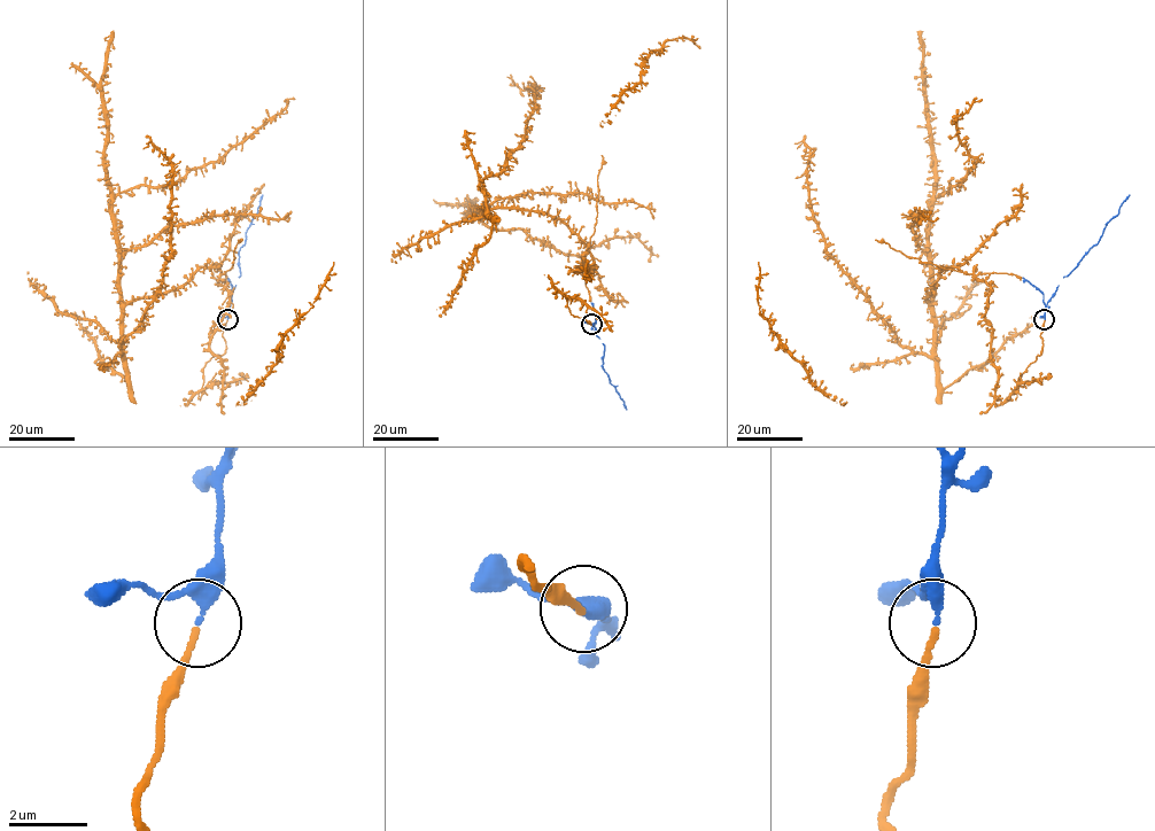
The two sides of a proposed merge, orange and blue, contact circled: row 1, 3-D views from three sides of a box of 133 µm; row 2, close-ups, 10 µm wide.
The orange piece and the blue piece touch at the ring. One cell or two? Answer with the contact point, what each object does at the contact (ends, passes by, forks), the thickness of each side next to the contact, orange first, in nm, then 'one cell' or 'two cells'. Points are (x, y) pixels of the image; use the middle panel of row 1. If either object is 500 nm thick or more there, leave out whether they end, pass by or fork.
at (591, 324); orange ends there; blue passes by; 140 nm thick on the orange side, 200 nm on the other; one cell

